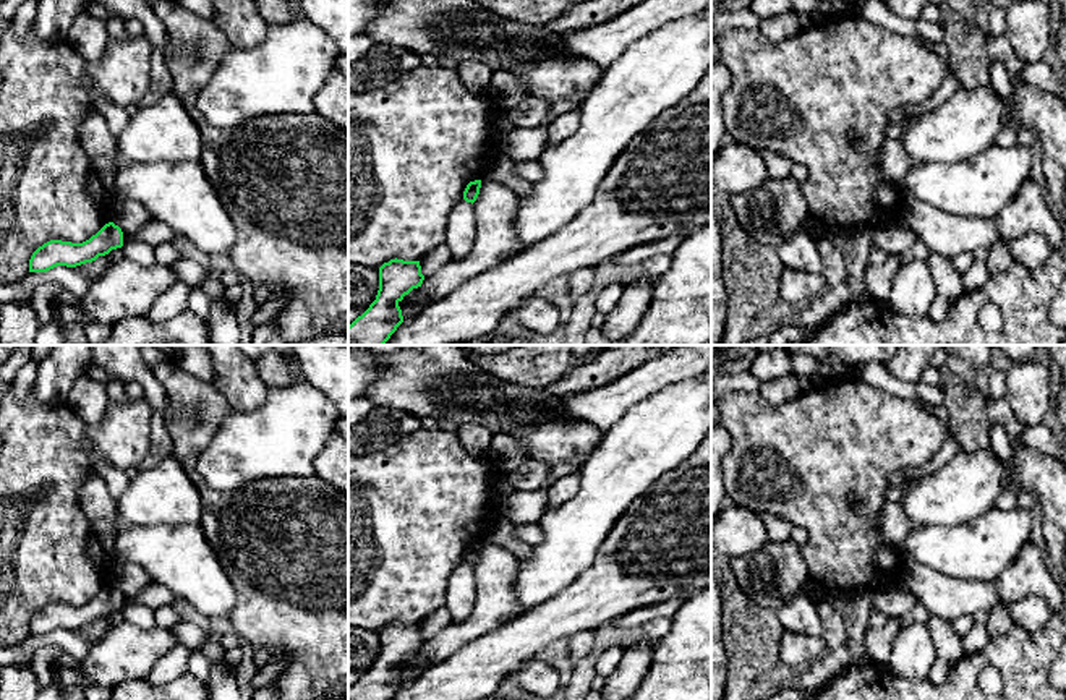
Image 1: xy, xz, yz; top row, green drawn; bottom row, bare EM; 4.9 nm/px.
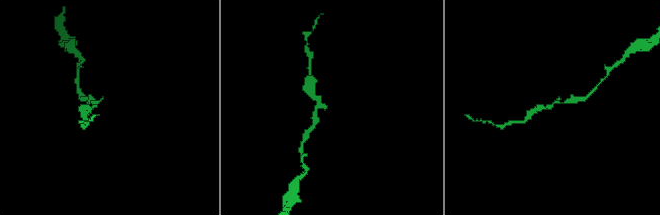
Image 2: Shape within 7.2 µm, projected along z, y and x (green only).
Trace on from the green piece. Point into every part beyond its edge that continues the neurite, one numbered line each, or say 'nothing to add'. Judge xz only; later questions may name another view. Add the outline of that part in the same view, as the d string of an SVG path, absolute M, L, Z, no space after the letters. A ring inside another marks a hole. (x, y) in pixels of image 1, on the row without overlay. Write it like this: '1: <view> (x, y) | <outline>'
nothing to add

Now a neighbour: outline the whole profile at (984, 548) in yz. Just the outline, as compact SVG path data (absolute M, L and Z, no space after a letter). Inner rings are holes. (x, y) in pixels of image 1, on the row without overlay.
M988 510L961 525L920 525L902 554L933 570L967 580L995 582L1029 543L1032 510Z

